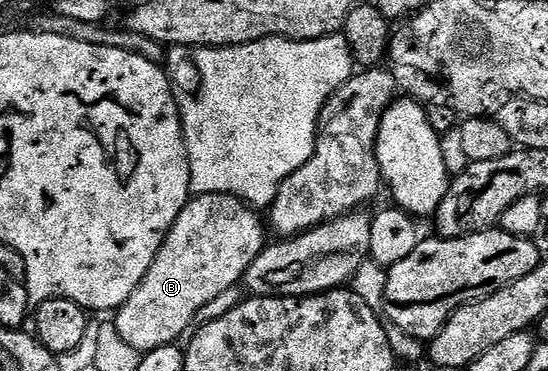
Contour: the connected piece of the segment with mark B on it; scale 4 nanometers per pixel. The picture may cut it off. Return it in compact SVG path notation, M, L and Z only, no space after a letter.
M197 195L194 196L185 205L185 209L181 209L181 213L177 217L177 221L173 225L173 229L165 237L165 241L161 245L161 249L157 253L157 257L153 261L153 265L149 269L149 273L145 273L145 277L141 281L141 285L129 297L129 301L125 301L122 307L118 308L117 314L114 316L113 322L117 333L121 333L121 339L125 341L133 349L137 349L140 353L146 353L157 349L158 347L170 347L181 337L183 333L189 330L191 322L197 316L197 311L203 305L208 305L209 301L213 301L229 289L230 287L240 286L243 274L249 269L249 265L253 265L253 261L260 253L263 252L265 240L263 240L263 227L265 231L265 223L259 220L260 212L256 208L246 204L242 199L233 197L232 195Z

